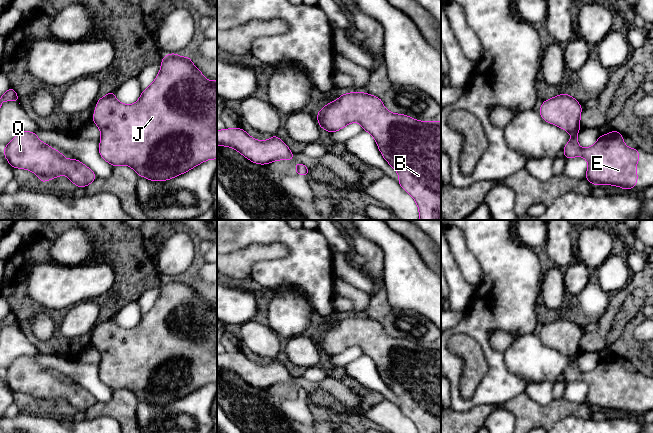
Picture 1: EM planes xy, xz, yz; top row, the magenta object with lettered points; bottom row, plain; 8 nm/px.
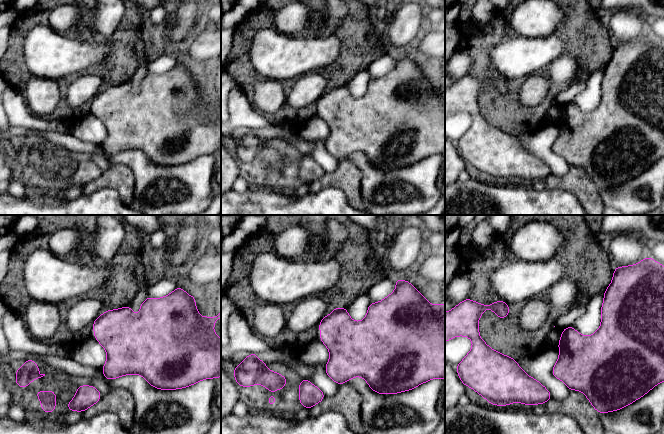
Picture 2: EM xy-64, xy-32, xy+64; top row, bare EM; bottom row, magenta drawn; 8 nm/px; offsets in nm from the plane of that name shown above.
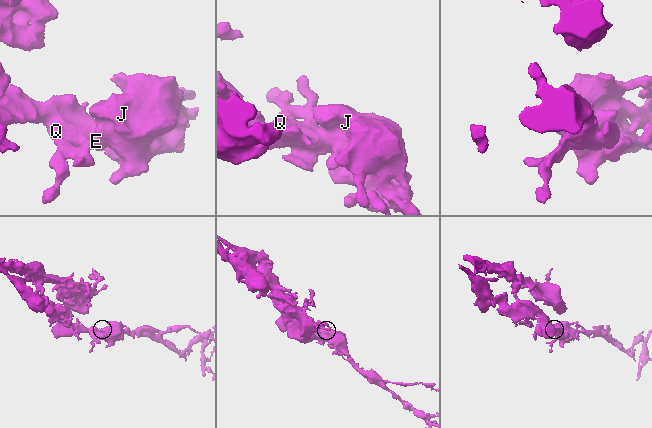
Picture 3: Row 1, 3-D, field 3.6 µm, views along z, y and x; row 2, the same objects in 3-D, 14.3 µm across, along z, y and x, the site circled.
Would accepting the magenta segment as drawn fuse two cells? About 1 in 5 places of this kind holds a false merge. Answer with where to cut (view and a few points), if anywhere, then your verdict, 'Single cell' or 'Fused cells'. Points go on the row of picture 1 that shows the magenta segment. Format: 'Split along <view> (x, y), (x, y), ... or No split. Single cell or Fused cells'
No split. Single cell

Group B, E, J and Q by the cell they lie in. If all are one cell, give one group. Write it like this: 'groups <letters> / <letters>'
groups B E J Q

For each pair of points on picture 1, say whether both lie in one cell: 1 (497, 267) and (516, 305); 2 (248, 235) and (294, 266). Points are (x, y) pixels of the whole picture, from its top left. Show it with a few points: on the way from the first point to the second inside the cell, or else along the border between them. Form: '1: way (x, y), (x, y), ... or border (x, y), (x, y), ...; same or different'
1: way (506, 276), (509, 279), (509, 296); same
2: way (264, 235), (281, 235), (294, 250); same

